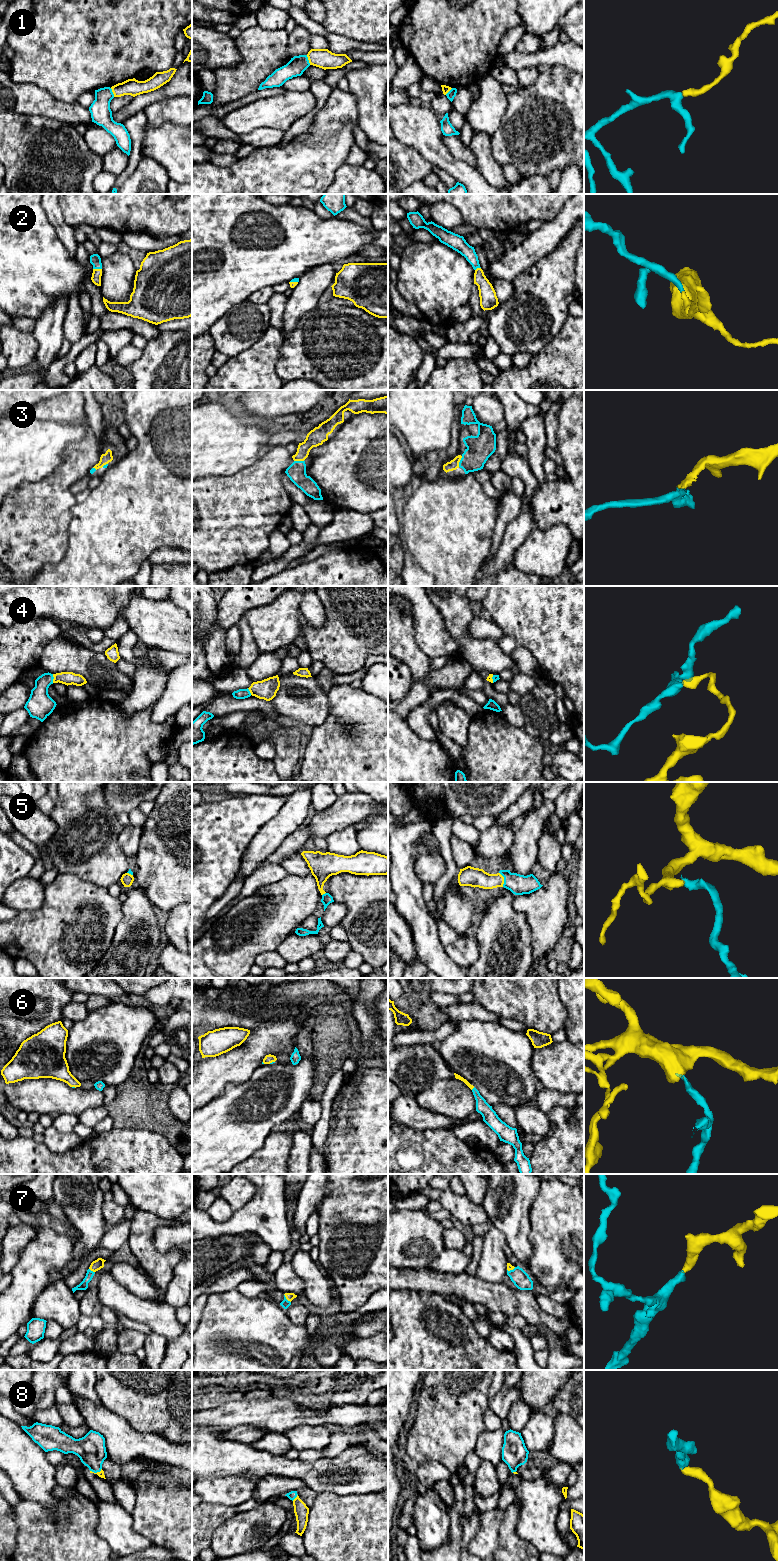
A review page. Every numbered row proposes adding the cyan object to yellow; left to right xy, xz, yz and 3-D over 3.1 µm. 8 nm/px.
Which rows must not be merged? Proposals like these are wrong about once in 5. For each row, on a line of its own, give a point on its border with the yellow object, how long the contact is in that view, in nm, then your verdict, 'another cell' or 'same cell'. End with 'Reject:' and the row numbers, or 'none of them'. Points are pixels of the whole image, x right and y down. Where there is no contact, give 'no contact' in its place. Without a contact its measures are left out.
1: xz (308, 59) | 90 nm | another cell
2: xy (97, 269) | 70 nm | same cell
3: yz (459, 461) | 90 nm | same cell
4: xy (54, 678) | 70 nm | another cell
5: yz (503, 879) | 120 nm | same cell
6: yz (472, 1088) | 40 nm | same cell
7: xz (286, 1298) | 90 nm | same cell
8: xz (296, 1497) | 70 nm | same cell
Reject: 1, 4

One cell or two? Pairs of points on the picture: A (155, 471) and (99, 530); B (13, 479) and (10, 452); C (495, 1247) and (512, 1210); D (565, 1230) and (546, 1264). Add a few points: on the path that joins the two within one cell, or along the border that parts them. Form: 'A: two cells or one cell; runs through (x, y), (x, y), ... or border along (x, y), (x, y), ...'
A: one cell; runs through (141, 485), (114, 515)
B: one cell; runs through (14, 472), (10, 468), (10, 459)
C: two cells; border along (493, 1225), (504, 1236), (507, 1243)
D: one cell; runs through (559, 1238), (558, 1252), (554, 1256)

